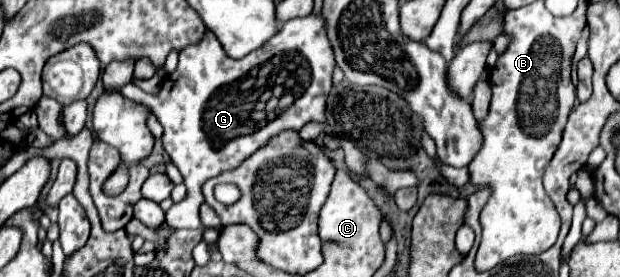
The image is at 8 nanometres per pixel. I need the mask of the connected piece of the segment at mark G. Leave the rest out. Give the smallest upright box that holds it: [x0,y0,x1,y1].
[119,17,335,229]

